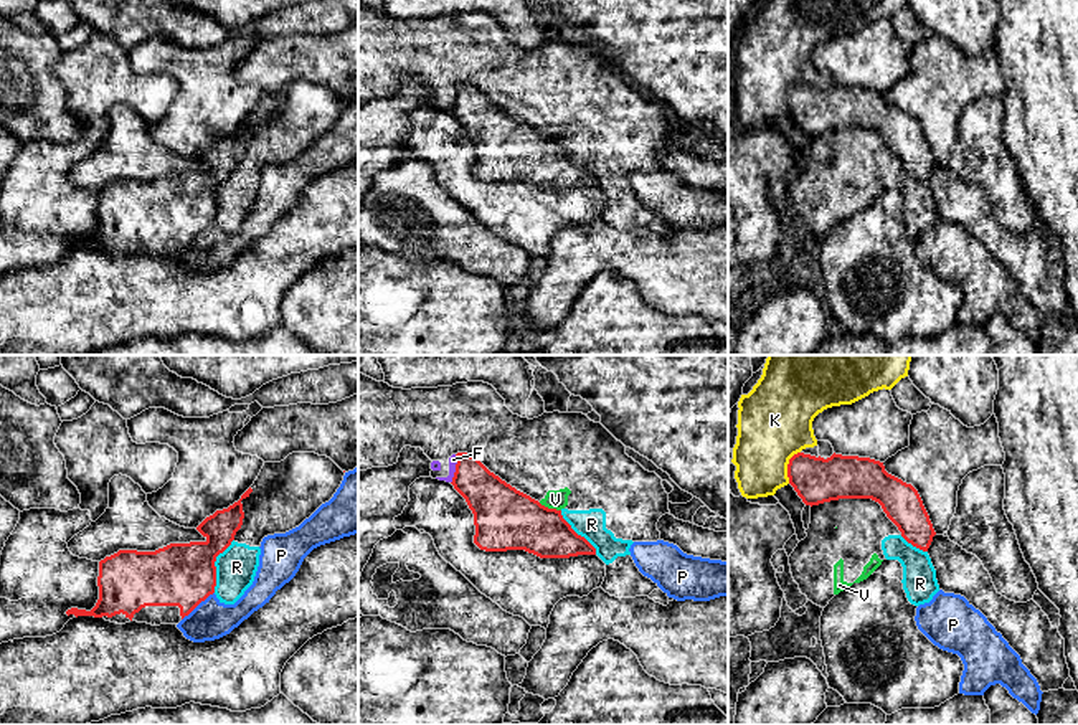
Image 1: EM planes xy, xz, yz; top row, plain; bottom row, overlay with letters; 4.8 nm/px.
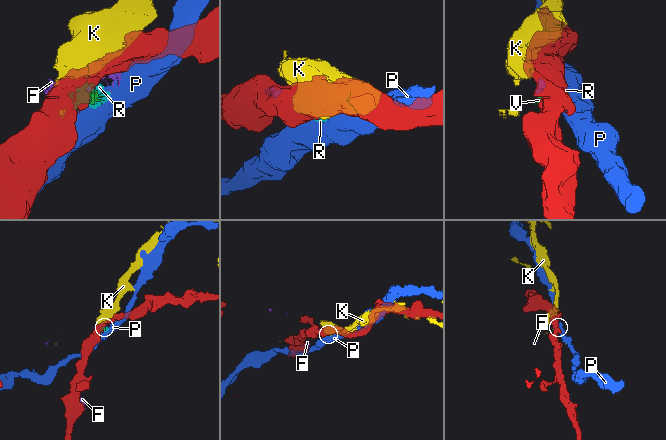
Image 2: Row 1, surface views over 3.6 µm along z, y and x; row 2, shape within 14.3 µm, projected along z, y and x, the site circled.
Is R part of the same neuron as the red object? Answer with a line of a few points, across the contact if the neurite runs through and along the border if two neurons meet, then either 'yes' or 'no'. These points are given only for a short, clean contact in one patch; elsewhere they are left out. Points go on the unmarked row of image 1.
no

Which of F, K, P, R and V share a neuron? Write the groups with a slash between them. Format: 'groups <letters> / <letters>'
groups F R V / K / P

